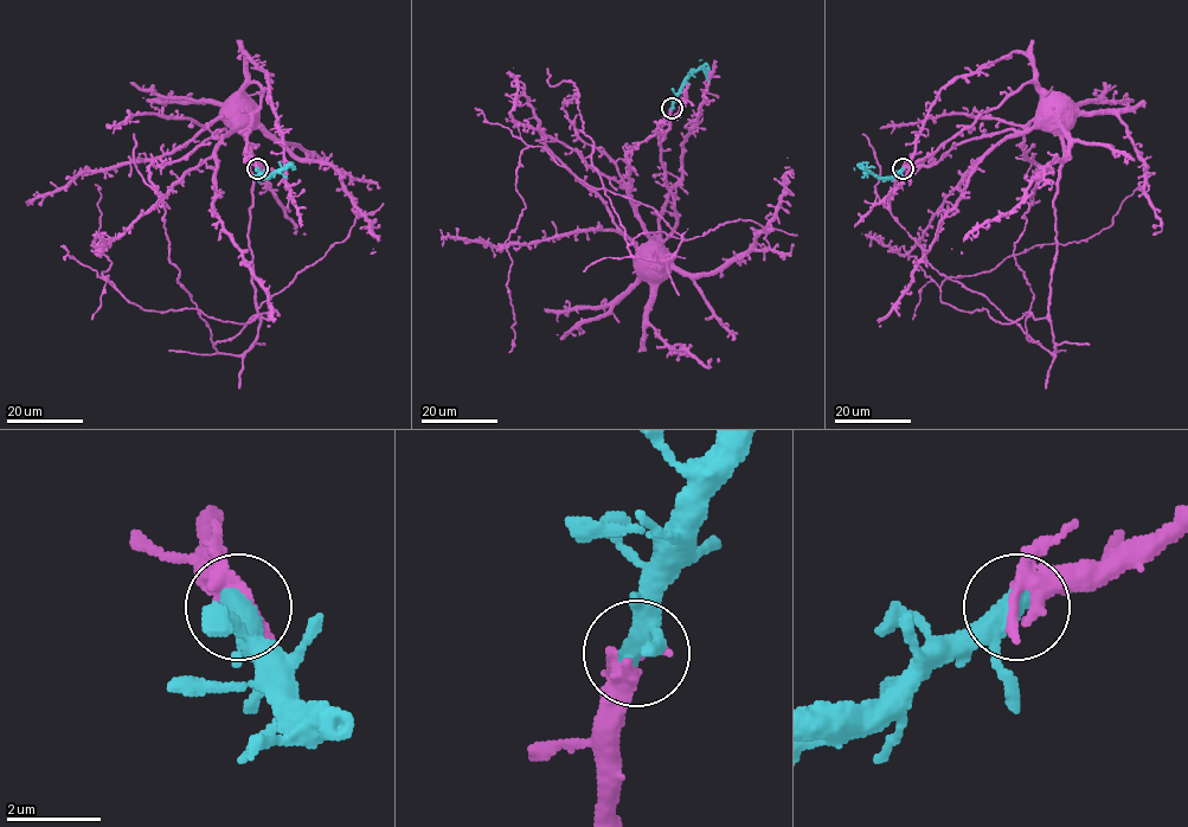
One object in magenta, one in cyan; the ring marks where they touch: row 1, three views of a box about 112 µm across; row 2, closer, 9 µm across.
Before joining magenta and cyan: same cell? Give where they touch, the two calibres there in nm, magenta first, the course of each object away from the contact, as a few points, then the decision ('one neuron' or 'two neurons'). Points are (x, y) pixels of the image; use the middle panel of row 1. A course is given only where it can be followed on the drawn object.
place (672, 108); calibres 360 and 380 nm; course magenta (672, 109), (661, 268), (682, 238), (650, 206), (541, 147), (520, 154), (508, 352); course cyan (672, 109), (672, 102), (689, 76), (700, 68), (708, 81); one neuron

